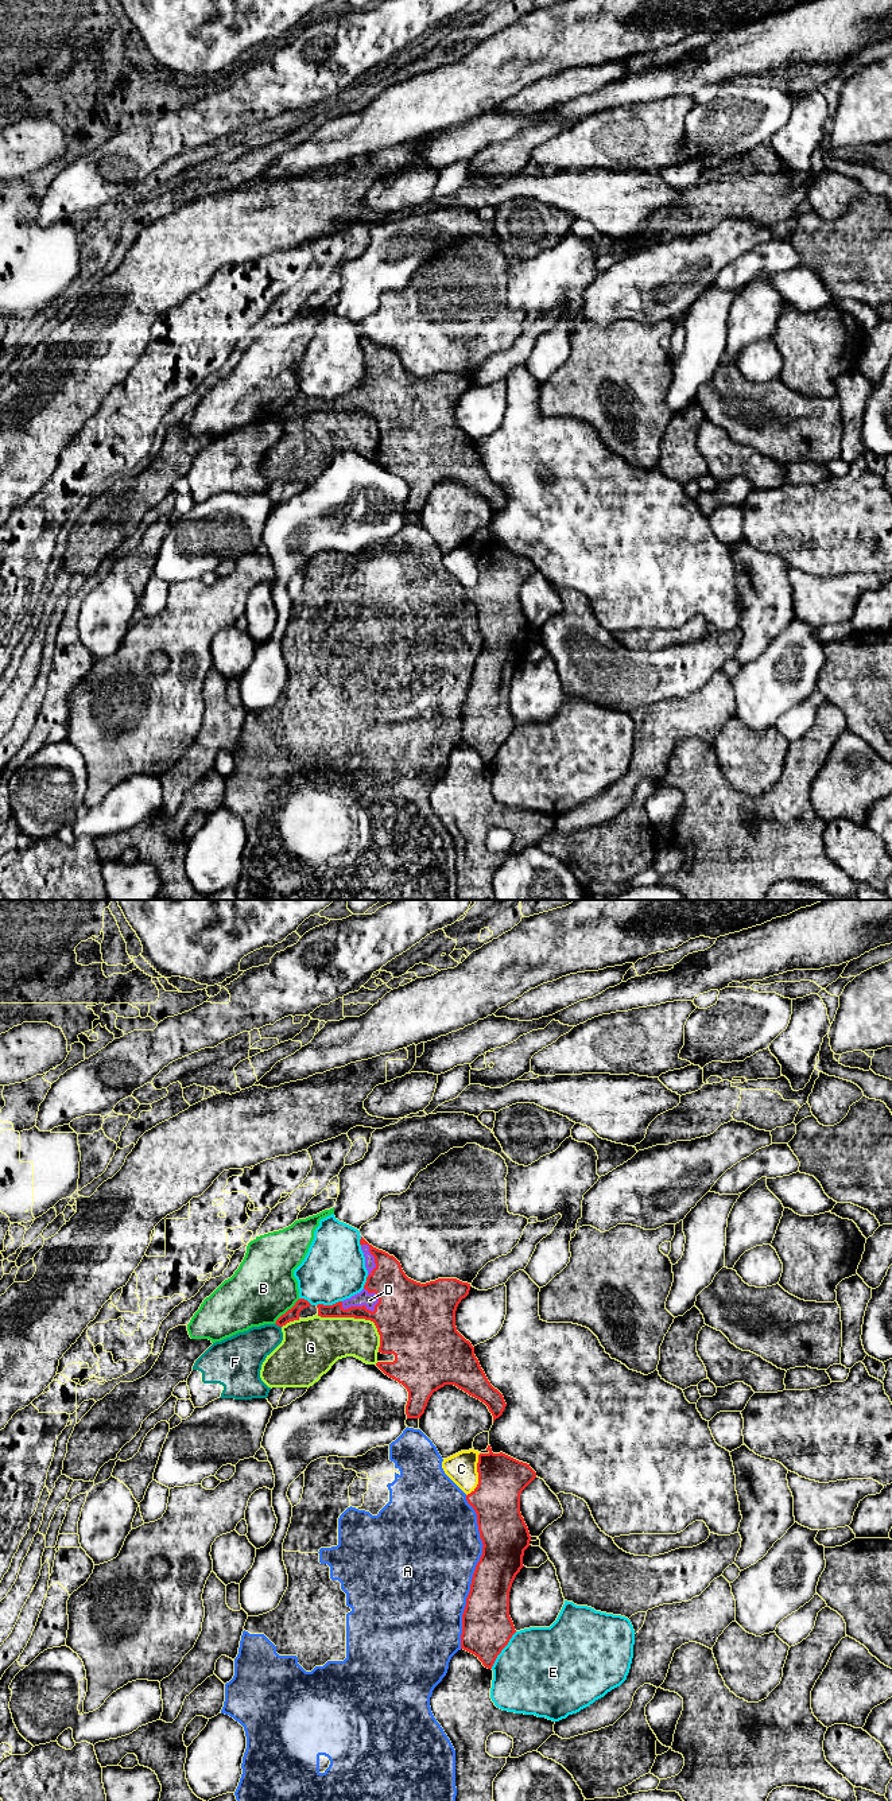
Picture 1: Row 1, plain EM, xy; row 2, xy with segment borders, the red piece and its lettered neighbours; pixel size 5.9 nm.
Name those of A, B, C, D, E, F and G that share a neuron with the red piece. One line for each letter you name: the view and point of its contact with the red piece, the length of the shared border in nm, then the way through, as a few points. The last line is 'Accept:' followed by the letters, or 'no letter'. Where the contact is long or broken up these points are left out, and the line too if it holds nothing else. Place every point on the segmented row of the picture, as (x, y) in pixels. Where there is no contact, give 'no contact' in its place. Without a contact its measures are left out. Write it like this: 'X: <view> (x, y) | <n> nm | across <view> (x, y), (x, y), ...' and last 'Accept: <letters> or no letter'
D: xy (363, 1305) | 240 nm
Accept: D

